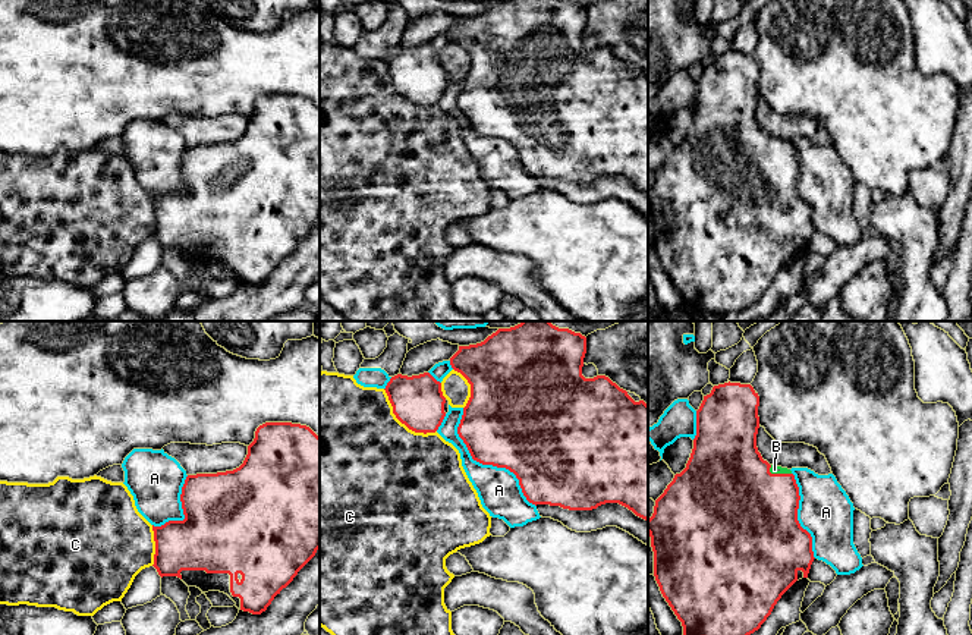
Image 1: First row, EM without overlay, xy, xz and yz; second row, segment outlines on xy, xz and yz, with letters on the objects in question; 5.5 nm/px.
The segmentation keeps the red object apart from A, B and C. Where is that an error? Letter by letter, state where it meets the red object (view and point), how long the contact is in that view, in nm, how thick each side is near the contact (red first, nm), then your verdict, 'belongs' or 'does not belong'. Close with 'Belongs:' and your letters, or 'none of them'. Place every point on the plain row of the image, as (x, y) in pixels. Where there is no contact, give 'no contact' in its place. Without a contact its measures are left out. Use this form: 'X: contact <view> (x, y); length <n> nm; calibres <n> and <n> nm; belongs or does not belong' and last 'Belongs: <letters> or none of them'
A: contact xz (486, 135); length 700 nm; calibres 480 and 240 nm; does not belong
B: contact yz (779, 145); length 130 nm; calibres 480 and 50 nm; belongs
C: contact xz (402, 94); length 380 nm; calibres 280 and 500 nm; does not belong
Belongs: B

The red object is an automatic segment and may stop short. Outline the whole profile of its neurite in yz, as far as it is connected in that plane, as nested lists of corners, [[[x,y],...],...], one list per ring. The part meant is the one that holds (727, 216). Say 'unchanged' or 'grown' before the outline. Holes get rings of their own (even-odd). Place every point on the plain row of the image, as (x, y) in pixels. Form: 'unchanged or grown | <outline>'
grown | [[[724,54],[714,57],[711,65],[704,67],[704,72],[696,82],[696,107],[693,110],[693,120],[686,139],[676,145],[673,153],[667,157],[664,164],[655,172],[654,185],[648,191],[648,205],[651,208],[651,219],[654,223],[654,248],[660,263],[677,290],[683,298],[683,309],[689,314],[698,311],[710,311],[717,315],[729,312],[739,314],[742,309],[754,305],[771,286],[774,277],[781,267],[799,251],[808,249],[811,236],[814,233],[812,208],[803,201],[798,192],[799,180],[799,158],[790,141],[773,138],[762,131],[756,119],[756,106],[759,100],[758,88],[759,67],[751,56]]]

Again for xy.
grown | [[[265,94],[255,103],[243,135],[226,144],[188,147],[180,166],[183,192],[154,198],[154,239],[202,264],[227,265],[236,279],[261,286],[320,220],[320,109],[306,97]]]

